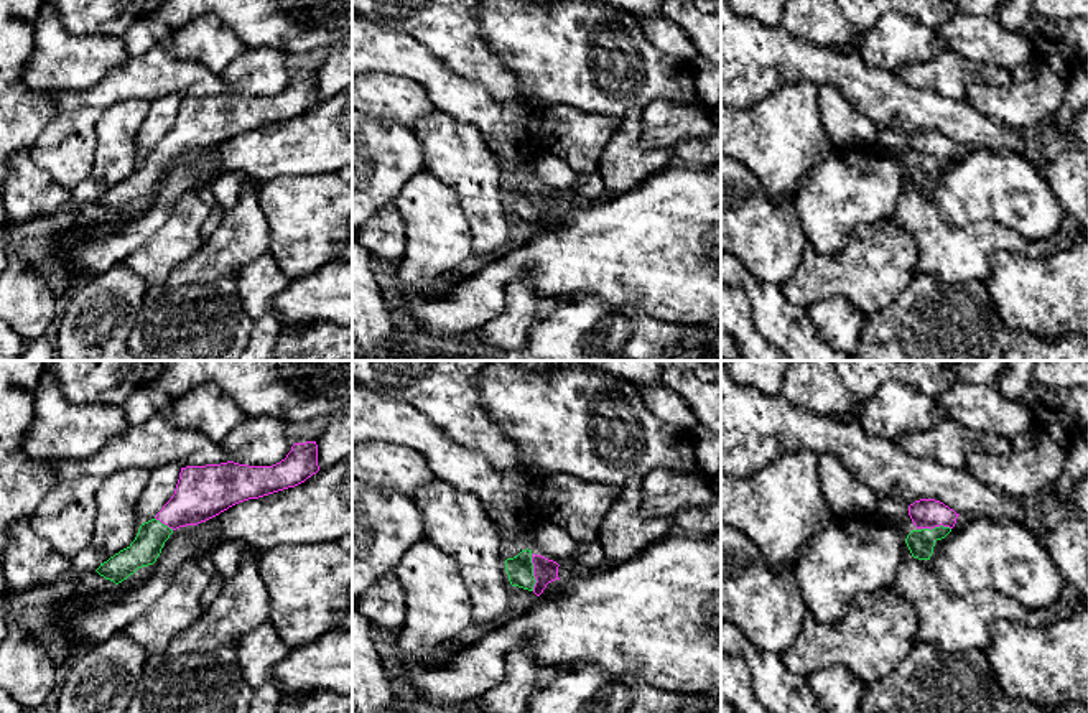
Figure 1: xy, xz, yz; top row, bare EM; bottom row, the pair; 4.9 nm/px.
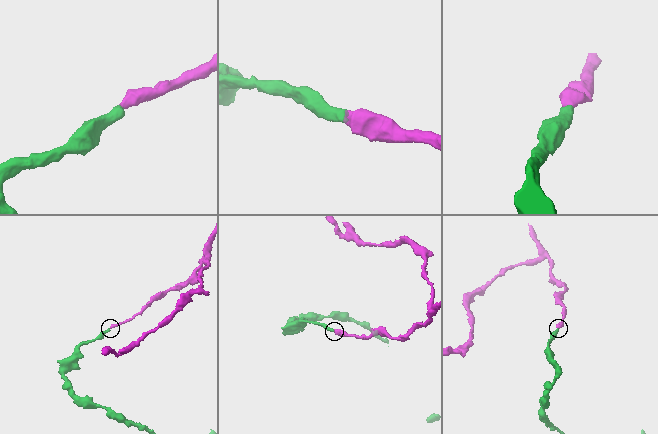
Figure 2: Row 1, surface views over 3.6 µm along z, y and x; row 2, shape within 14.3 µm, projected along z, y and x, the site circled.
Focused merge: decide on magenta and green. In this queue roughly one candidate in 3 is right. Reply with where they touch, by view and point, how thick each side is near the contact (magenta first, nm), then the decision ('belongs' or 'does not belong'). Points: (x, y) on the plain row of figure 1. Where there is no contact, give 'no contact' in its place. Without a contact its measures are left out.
contact xz (534, 205); calibres 120 and 130 nm; belongs

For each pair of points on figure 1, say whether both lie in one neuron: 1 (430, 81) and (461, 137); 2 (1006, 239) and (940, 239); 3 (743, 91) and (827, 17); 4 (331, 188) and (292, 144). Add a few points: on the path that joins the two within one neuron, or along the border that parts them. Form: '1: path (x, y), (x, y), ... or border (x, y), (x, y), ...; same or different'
1: border (437, 109), (471, 124), (483, 137); different
2: path (990, 239), (957, 239); same
3: border (781, 25), (802, 40), (836, 51); different
4: border (334, 173), (280, 177); different

